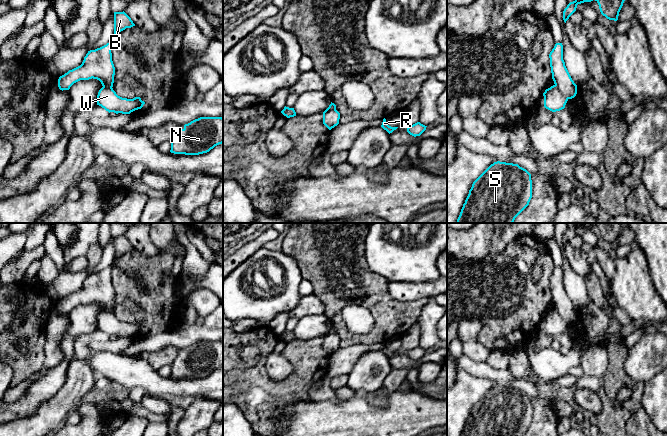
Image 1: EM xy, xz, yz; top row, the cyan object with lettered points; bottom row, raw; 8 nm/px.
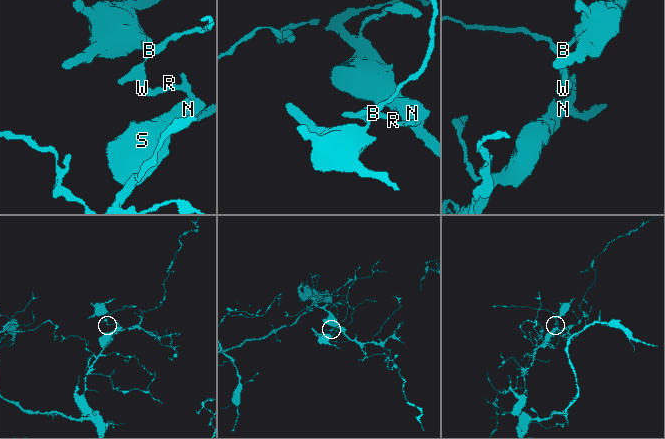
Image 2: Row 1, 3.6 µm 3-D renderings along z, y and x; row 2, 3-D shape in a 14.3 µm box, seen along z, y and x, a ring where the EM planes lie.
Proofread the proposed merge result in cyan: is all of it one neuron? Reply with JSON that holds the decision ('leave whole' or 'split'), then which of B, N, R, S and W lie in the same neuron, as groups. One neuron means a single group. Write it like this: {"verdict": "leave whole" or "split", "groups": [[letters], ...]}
{"verdict": "split", "groups": [["B"], ["N", "R", "S", "W"]]}

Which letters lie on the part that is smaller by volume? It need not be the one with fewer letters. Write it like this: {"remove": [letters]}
{"remove": ["B"]}

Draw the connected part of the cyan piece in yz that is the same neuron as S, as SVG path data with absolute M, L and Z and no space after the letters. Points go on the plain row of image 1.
M497 385L473 406L461 436L522 436L531 422L531 398L518 388Z

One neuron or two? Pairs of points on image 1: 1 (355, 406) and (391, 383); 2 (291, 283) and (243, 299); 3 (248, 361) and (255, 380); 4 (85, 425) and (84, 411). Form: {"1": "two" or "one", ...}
{"1": "two", "2": "one", "3": "two", "4": "one"}

